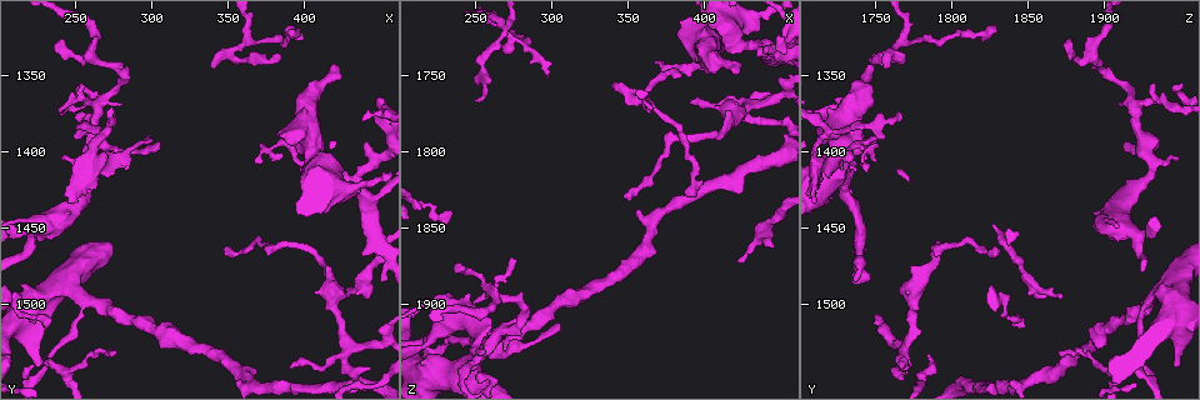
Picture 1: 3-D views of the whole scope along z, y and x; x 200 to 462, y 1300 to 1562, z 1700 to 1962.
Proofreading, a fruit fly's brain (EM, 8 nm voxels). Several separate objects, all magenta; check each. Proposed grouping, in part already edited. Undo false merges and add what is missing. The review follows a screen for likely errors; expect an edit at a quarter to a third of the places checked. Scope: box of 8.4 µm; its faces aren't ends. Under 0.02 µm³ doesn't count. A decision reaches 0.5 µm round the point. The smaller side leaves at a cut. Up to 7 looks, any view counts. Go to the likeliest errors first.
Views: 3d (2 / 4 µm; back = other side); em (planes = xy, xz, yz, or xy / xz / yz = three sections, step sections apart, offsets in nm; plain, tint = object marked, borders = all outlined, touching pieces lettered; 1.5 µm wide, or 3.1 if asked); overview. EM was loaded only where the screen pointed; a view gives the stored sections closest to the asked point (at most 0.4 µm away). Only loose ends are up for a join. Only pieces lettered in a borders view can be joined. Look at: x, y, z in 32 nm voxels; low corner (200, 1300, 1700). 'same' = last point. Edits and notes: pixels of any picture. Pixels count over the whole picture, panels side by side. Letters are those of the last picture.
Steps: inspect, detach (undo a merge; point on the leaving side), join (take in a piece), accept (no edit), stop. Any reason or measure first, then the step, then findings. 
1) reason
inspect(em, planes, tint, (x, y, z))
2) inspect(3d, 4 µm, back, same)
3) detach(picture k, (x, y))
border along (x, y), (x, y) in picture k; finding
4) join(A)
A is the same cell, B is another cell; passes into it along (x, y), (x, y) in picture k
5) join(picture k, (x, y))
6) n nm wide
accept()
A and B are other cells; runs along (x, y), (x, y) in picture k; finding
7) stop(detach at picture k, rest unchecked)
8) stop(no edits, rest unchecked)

three-way junction
inspect(em, 3.1 µm, yz, step 16, borders, (232, 1536, 1922))

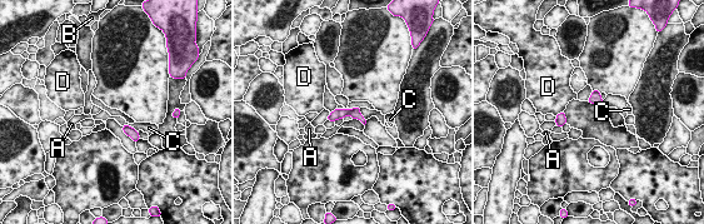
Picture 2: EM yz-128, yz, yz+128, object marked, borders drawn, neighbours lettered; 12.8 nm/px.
cut it another way
inspect(em, 3.1 µm, planes, borders, same)

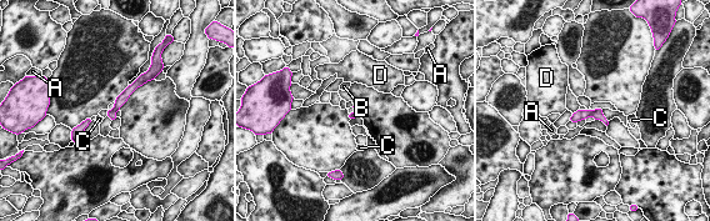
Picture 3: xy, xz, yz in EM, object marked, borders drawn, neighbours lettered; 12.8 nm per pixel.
detach(picture 3, (598, 114))
A, B, C and D are other cells; the part that leaves runs along (136, 83), (118, 104), (113, 116) in picture 3; two neurons meet here

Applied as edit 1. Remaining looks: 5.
inspect(em, 3.1 µm, planes, plain, (396, 1396, 1740))

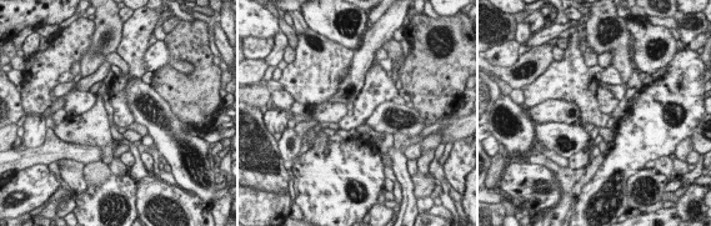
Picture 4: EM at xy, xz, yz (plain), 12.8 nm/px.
inspect(em, 3.1 µm, planes, borders, same)

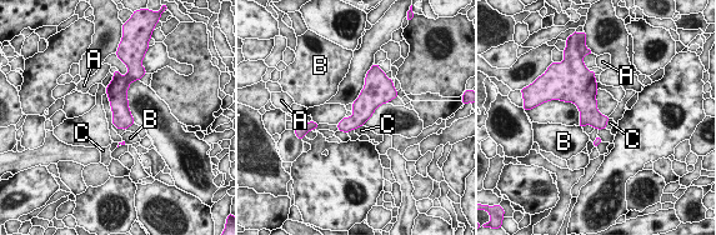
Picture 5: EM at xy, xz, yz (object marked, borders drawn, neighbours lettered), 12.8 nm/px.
260 nm wide
accept()
A, B and C are other cells; border along (609, 119), (604, 128) in picture 5; one neuron here

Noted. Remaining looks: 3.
thin neck
inspect(em, planes, tint, (440, 1428, 1732))

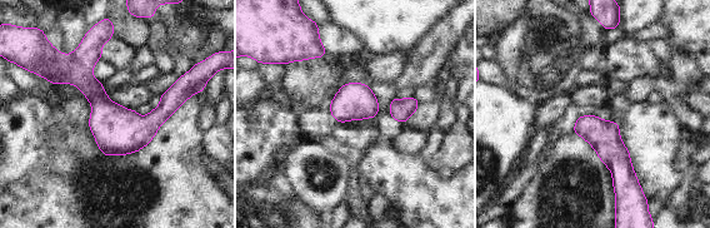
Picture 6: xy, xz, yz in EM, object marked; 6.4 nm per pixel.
inspect(em, planes, borders, same)

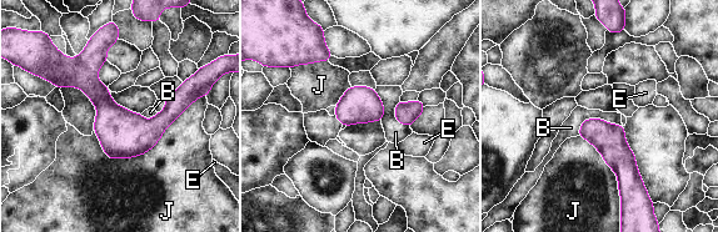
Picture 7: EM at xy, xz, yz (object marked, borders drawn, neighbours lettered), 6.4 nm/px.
J touches over 750 nm
accept()
B, E and J are other cells; border along (622, 126), (587, 119), (578, 135) in picture 7; one neuron here

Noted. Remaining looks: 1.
stop(detach at picture 3, rest unchecked)

